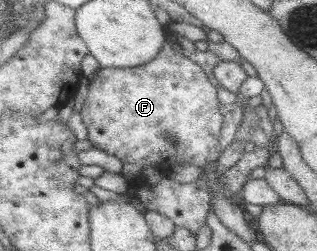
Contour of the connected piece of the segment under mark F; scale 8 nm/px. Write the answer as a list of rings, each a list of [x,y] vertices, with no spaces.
[[[169,41],[154,60],[141,68],[100,70],[90,81],[89,94],[84,101],[80,113],[88,131],[88,140],[95,150],[105,151],[122,161],[121,174],[127,181],[142,177],[142,171],[149,166],[154,171],[166,162],[170,168],[185,164],[204,167],[221,158],[219,143],[225,121],[220,111],[219,88],[211,82],[201,64],[184,56]]]

